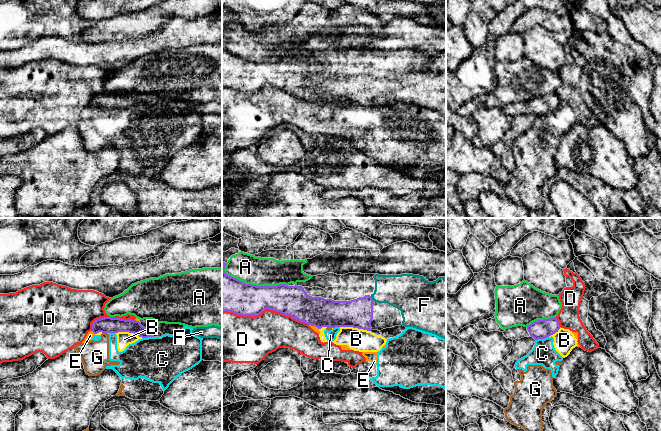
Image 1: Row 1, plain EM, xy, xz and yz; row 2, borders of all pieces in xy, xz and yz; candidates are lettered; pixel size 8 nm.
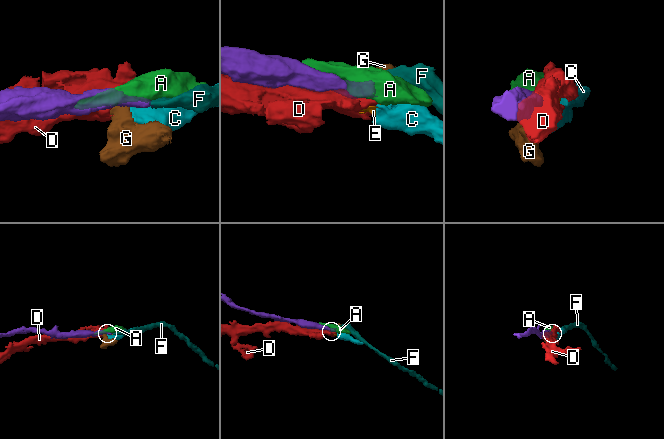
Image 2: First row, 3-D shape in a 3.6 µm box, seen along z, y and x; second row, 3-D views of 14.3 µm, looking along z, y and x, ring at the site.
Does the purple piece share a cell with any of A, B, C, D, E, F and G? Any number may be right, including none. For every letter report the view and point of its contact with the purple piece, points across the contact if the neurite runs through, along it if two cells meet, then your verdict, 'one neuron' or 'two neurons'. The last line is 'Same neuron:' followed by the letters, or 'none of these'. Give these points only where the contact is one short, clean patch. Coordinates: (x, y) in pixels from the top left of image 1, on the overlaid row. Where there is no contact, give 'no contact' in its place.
A: meets purple in xz at (255, 285); two neurons
B: meets purple in xz at (355, 327); border along xz (340, 326), (352, 326), (370, 331); two neurons
C: meets purple in yz at (542, 338); border along yz (548, 336), (536, 340); two neurons
D: meets purple in xz at (265, 309); two neurons
E: meets purple in xy at (93, 332); border along xy (91, 331), (94, 334); two neurons
F: meets purple in xz at (372, 299); runs through xz (358, 313), (372, 299), (386, 291), (402, 291); one neuron
G: meets purple in xy at (105, 332); border along xy (102, 332), (107, 333); two neurons
Same neuron: F

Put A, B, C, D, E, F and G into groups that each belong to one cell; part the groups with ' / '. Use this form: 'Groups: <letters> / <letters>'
Groups: A / B C D E G / F

